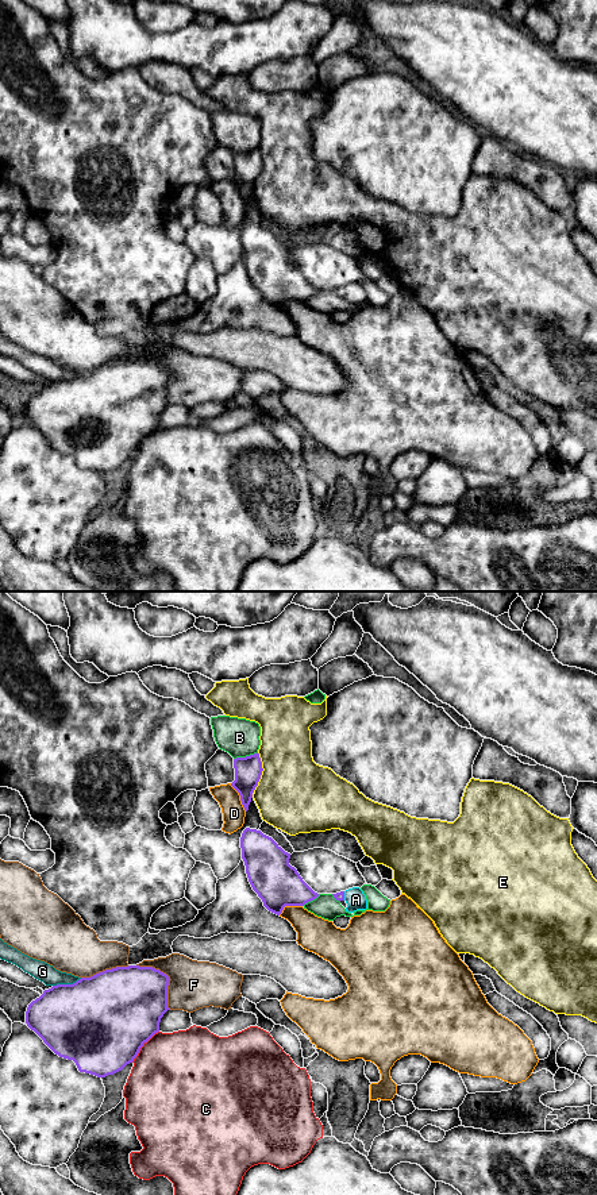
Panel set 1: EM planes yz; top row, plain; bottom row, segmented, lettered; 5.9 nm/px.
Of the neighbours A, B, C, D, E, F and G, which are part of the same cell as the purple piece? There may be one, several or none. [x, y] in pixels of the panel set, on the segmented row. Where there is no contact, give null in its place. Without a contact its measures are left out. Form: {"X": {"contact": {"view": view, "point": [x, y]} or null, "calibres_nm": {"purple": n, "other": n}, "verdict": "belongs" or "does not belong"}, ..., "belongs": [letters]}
{"A": {"contact": {"view": "yz", "point": [343, 895]}, "calibres_nm": {"purple": 50, "other": 120}, "verdict": "belongs"}, "B": {"contact": {"view": "yz", "point": [246, 756]}, "calibres_nm": {"purple": 160, "other": 220}, "verdict": "does not belong"}, "C": {"contact": {"view": "yz", "point": [142, 1045]}, "calibres_nm": {"purple": 500, "other": 480}, "verdict": "does not belong"}, "D": {"contact": {"view": "yz", "point": [241, 797]}, "calibres_nm": {"purple": 160, "other": 140}, "verdict": "does not belong"}, "E": {"contact": {"view": "yz", "point": [261, 773]}, "calibres_nm": {"purple": 160, "other": 440}, "verdict": "does not belong"}, "F": {"contact": {"view": "yz", "point": [168, 978]}, "calibres_nm": {"purple": 400, "other": 300}, "verdict": "does not belong"}, "G": {"contact": {"view": "yz", "point": [66, 985]}, "calibres_nm": {"purple": 480, "other": 120}, "verdict": "does not belong"}, "belongs": ["A"]}

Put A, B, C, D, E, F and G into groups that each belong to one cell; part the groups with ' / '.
A / B / C / D / E / F / G

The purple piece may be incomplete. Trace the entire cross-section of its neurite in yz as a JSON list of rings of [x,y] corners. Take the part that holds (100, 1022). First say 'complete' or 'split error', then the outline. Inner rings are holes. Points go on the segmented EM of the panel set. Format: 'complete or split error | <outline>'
complete | [[[116,967],[73,984],[57,984],[32,1001],[26,1024],[59,1057],[73,1060],[80,1072],[105,1078],[132,1063],[155,1033],[167,1007],[169,976],[153,967]]]

